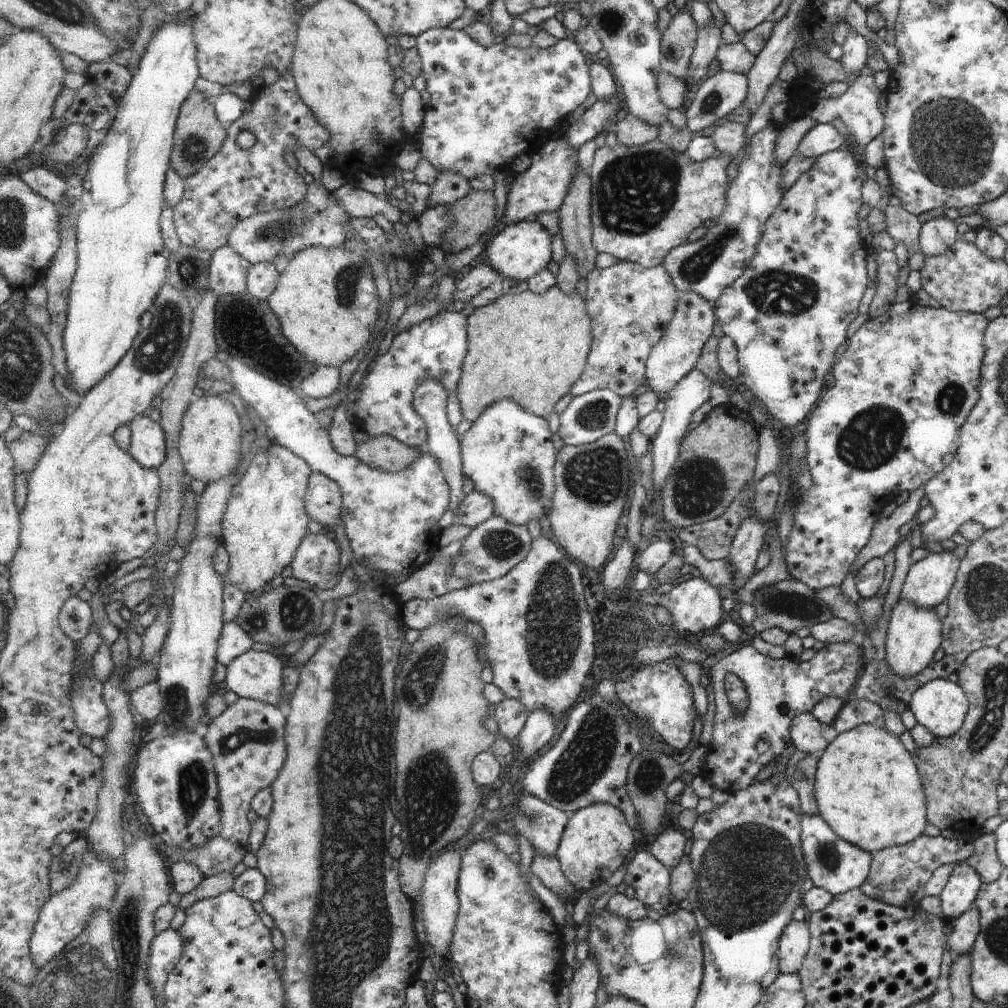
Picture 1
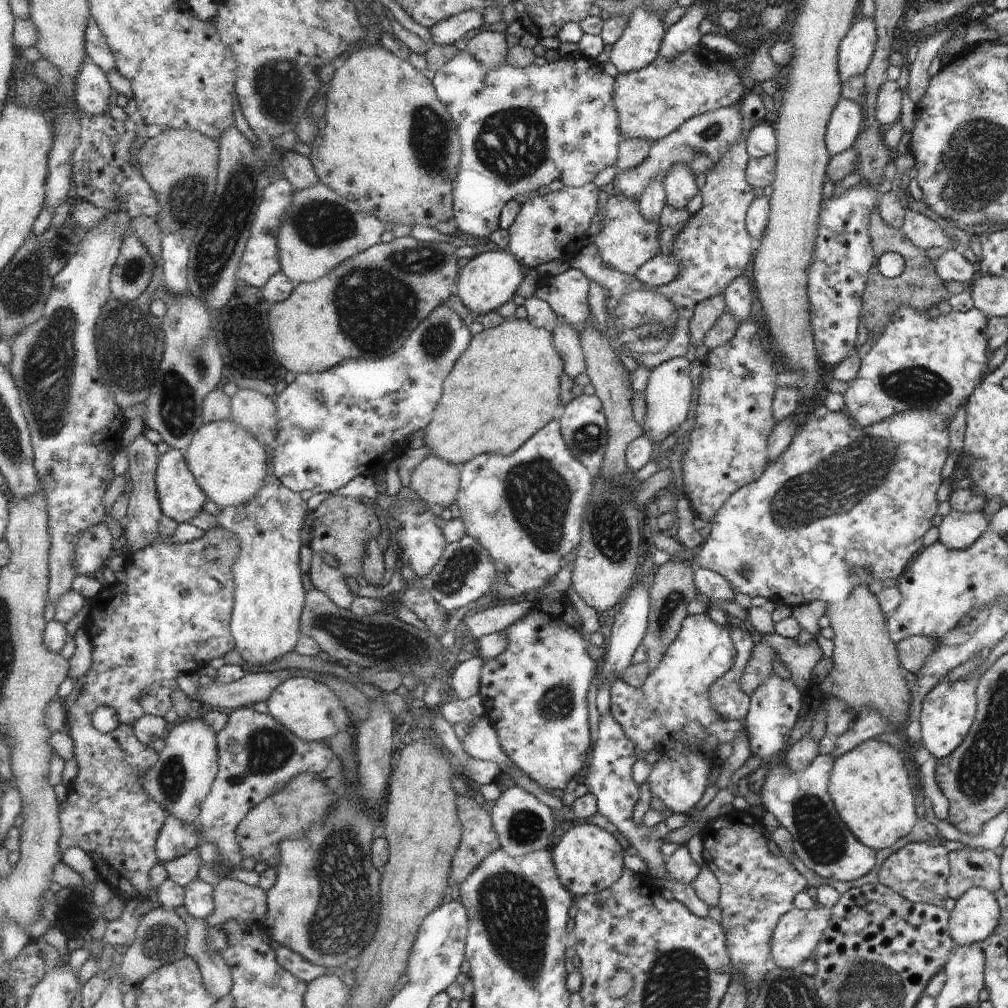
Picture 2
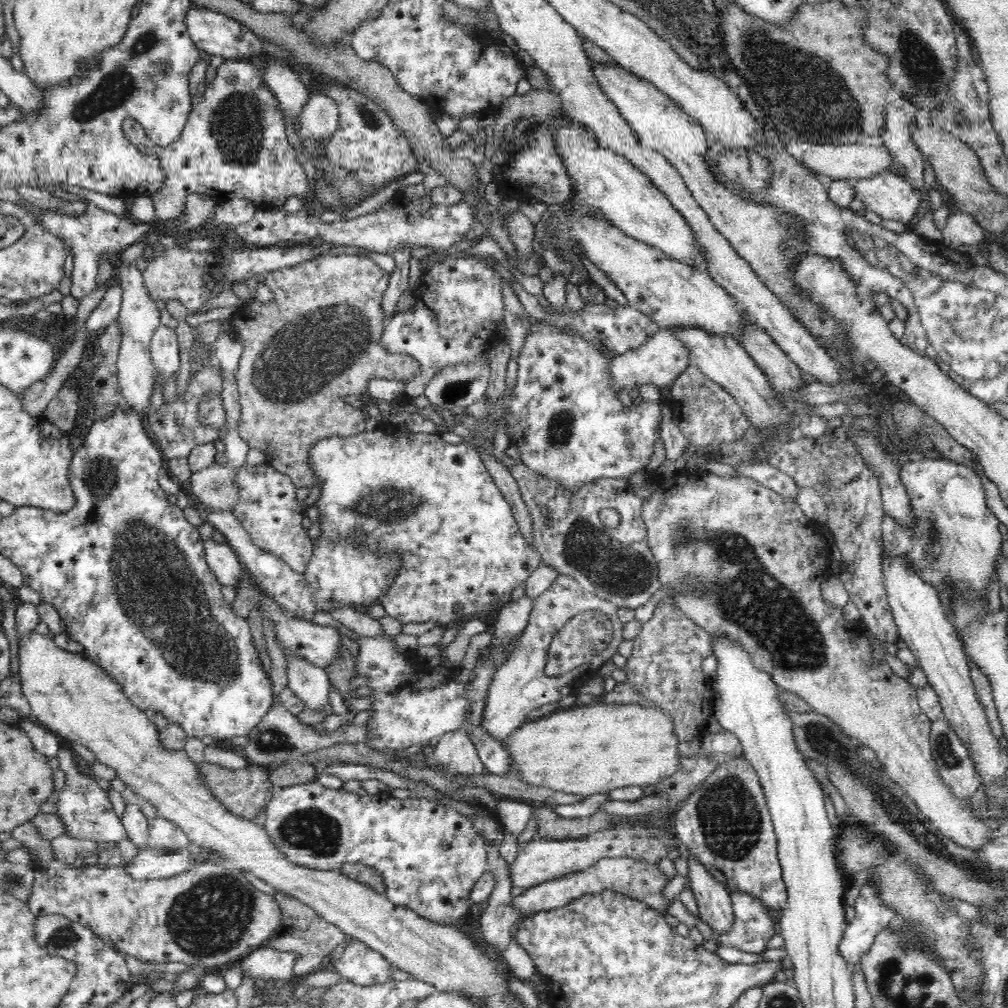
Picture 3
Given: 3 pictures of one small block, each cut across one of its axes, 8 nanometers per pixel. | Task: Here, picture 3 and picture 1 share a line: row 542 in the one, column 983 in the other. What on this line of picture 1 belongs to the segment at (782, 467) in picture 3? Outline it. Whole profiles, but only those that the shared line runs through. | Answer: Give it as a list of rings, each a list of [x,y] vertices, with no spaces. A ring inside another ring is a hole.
[[[985,833],[972,842],[973,854],[963,862],[967,863],[980,878],[981,883],[997,880],[1004,869],[995,852],[995,837]]]

